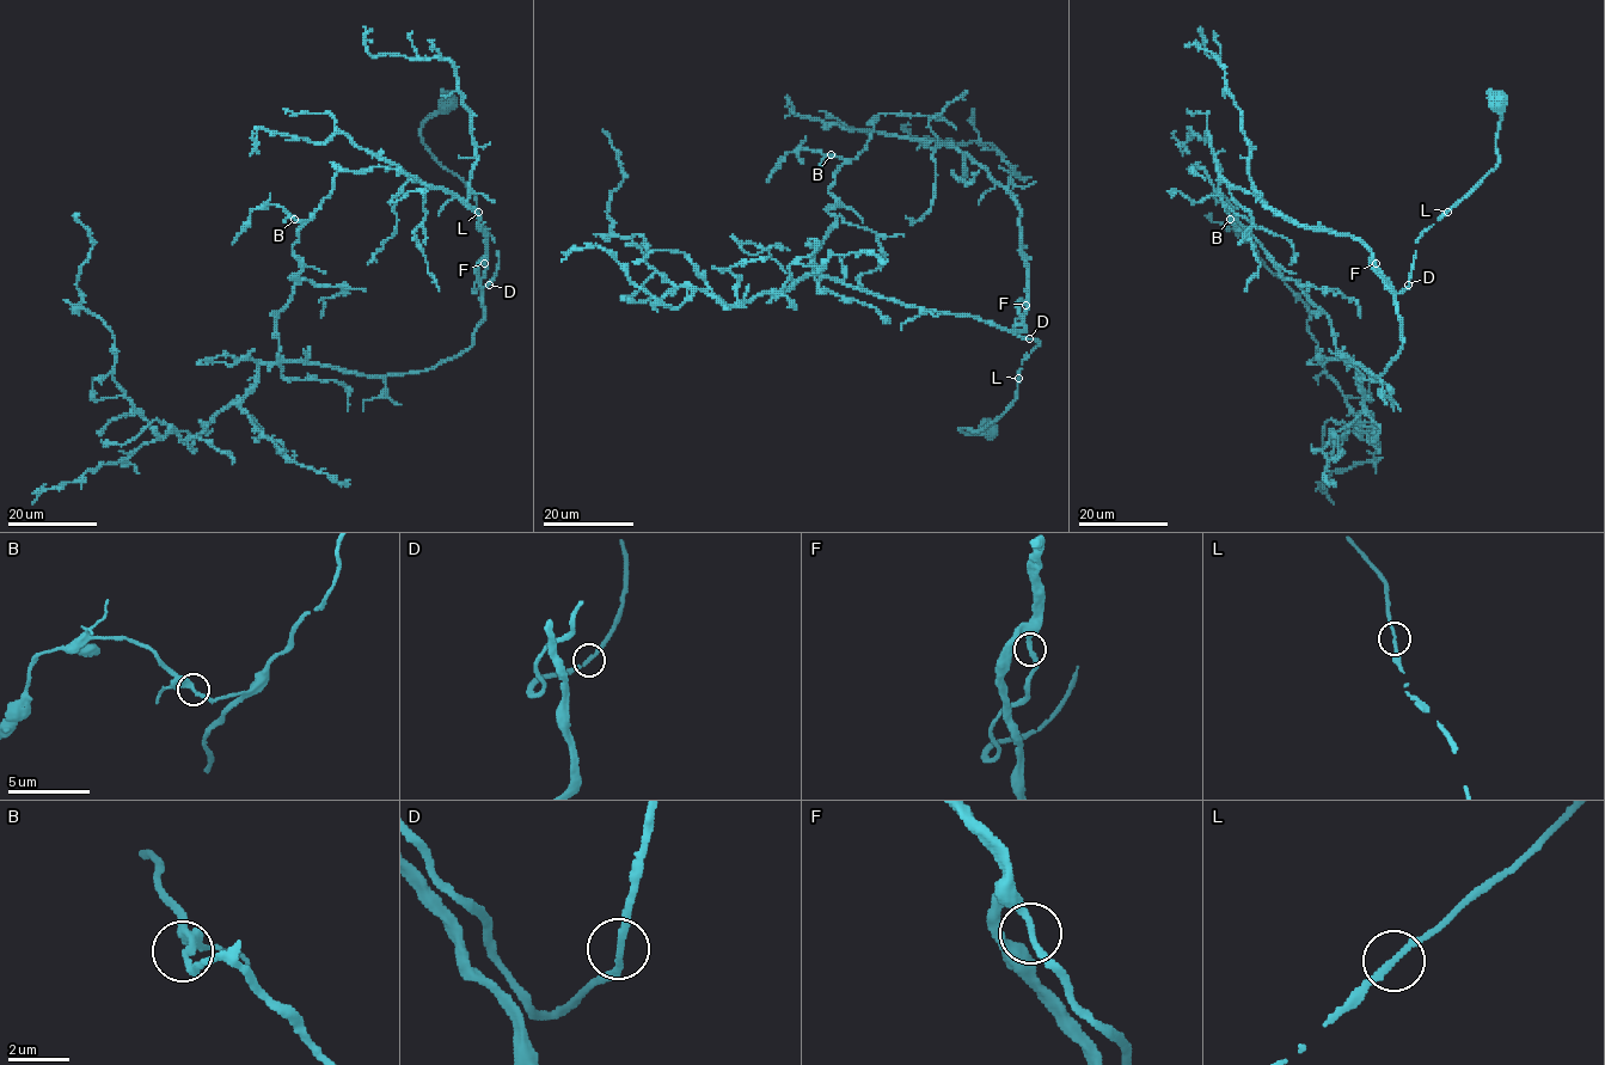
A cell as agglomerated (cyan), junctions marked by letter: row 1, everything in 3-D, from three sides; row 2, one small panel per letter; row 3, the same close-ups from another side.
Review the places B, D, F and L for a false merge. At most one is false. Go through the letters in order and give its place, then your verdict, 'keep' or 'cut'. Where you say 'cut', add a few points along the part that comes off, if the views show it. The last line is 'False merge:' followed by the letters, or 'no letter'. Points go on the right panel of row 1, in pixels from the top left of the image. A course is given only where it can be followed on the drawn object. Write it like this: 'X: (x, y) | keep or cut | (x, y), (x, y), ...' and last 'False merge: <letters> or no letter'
B: (1230, 219) | keep
D: (1408, 285) | keep
F: (1376, 263) | keep
L: (1447, 212) | keep
False merge: no letter

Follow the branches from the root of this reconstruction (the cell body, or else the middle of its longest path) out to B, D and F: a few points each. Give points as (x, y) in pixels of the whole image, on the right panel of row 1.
B: (1496, 102), (1499, 164), (1422, 233), (1408, 286), (1371, 261), (1402, 332), (1380, 374), (1230, 218)
D: (1496, 102), (1501, 118), (1496, 139), (1499, 164), (1422, 233), (1416, 243), (1408, 283)
F: (1496, 102), (1501, 118), (1496, 139), (1499, 164), (1422, 233), (1416, 243), (1408, 286), (1396, 293), (1376, 264)

